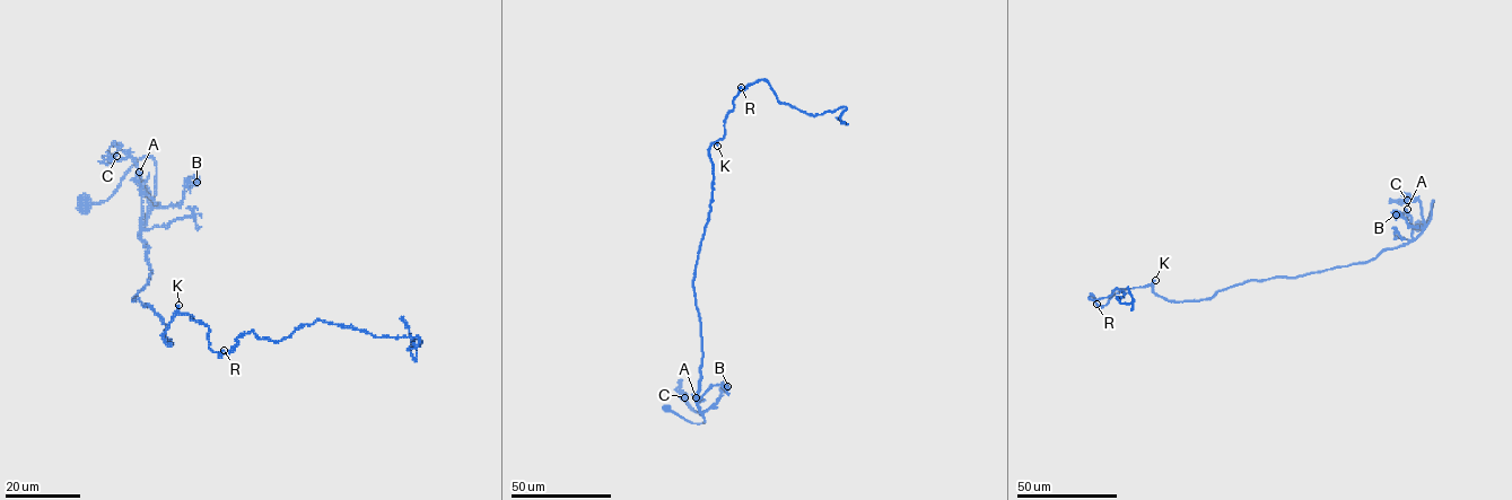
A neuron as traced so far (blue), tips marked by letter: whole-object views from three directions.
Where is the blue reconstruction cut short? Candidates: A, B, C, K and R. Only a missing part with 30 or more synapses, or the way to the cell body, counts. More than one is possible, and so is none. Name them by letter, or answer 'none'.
K

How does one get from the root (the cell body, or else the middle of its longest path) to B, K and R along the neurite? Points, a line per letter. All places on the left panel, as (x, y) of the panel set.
B: (86, 203), (104, 202), (143, 157), (151, 157), (156, 165), (151, 208), (176, 205), (185, 186), (197, 182)
K: (86, 203), (153, 159), (141, 233), (151, 272), (133, 300), (171, 345), (178, 305)
R: (86, 203), (153, 159), (141, 233), (151, 272), (133, 300), (163, 319), (167, 344), (176, 313), (224, 350)

